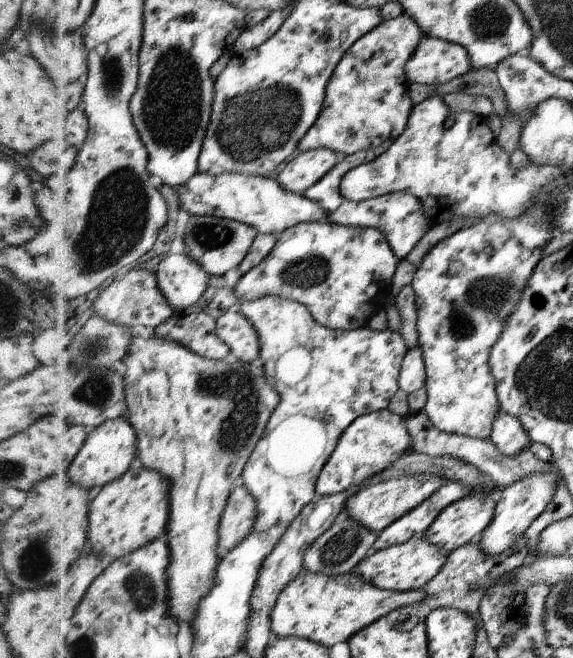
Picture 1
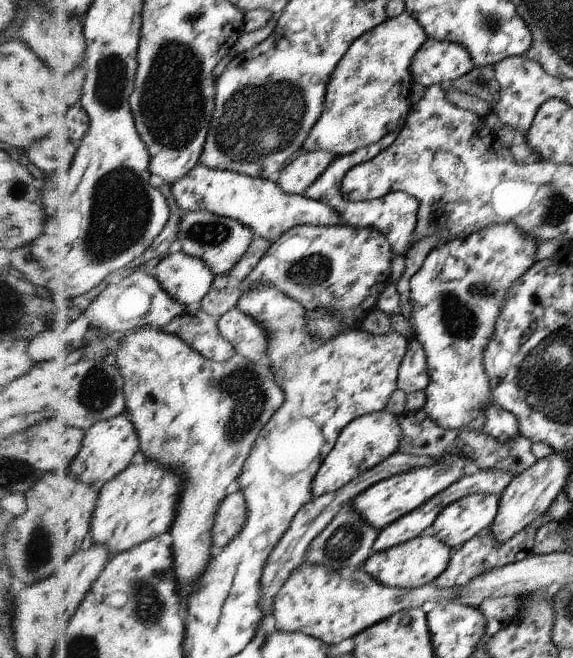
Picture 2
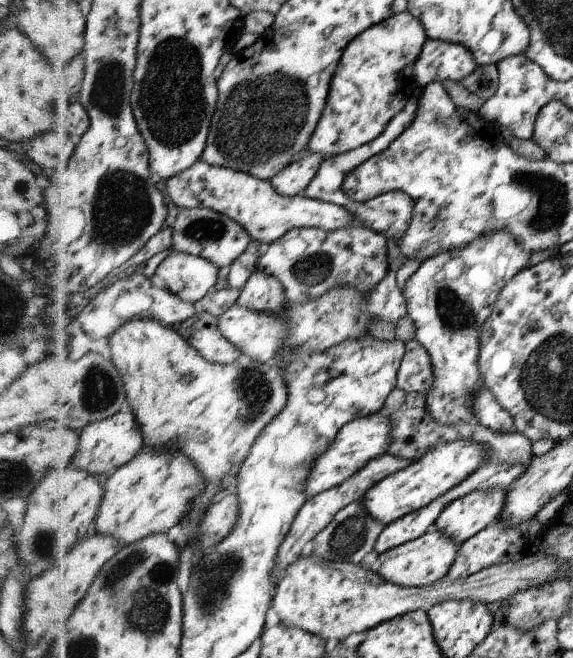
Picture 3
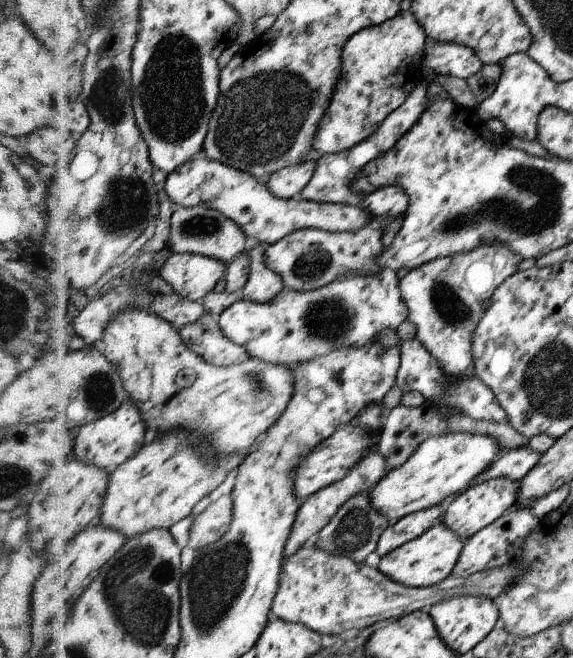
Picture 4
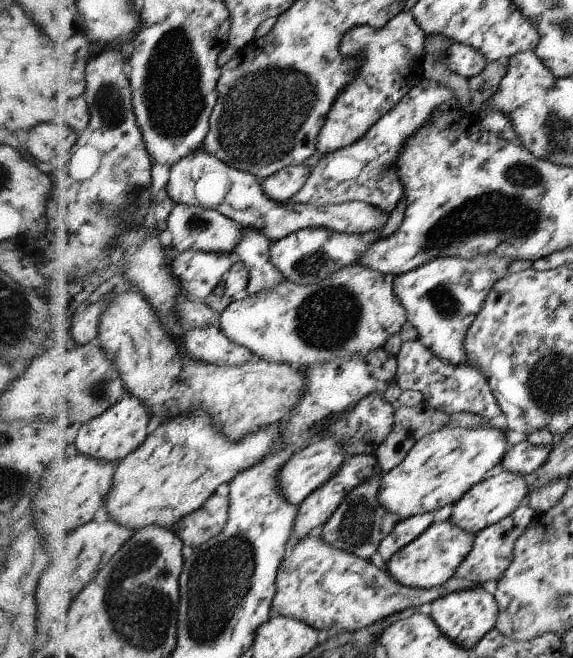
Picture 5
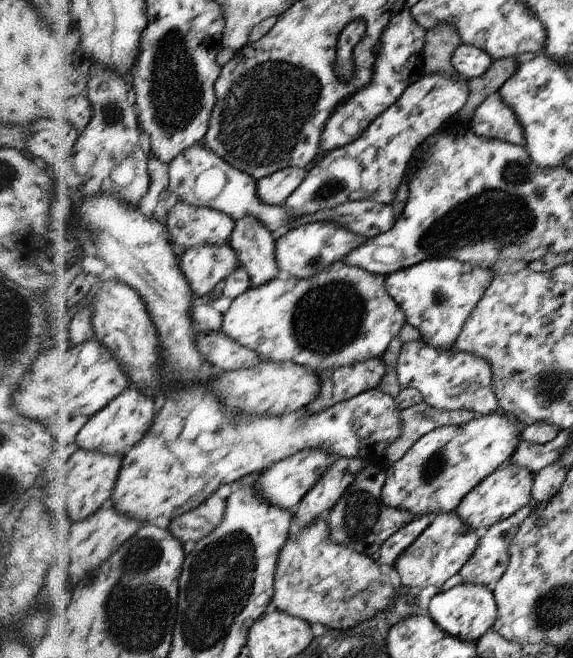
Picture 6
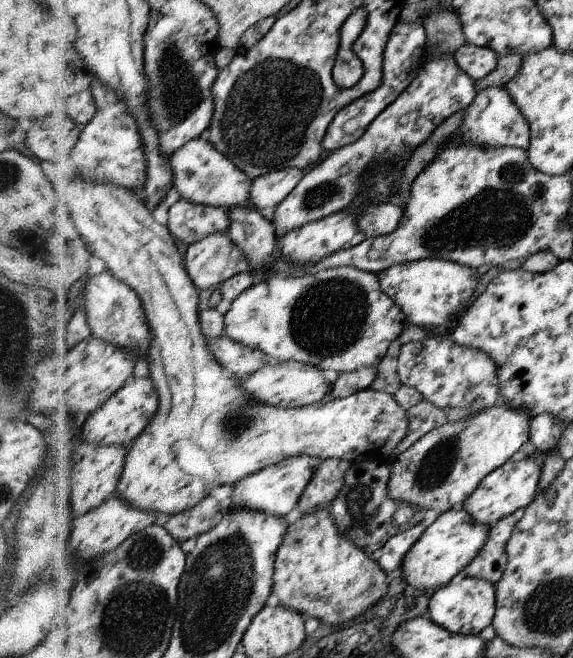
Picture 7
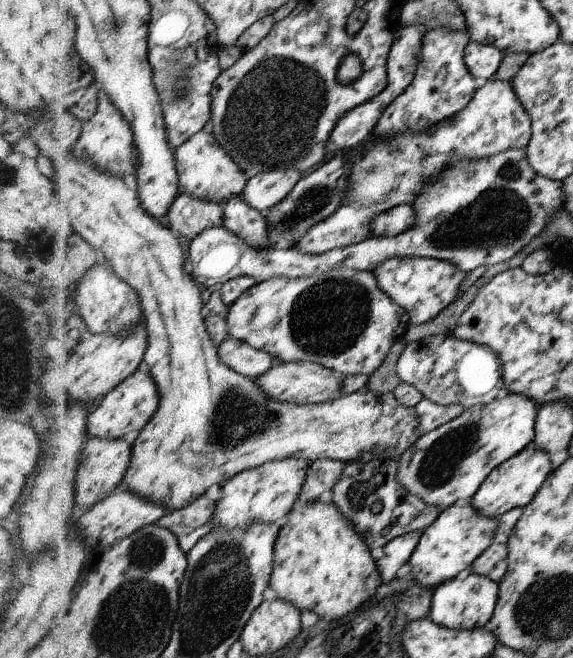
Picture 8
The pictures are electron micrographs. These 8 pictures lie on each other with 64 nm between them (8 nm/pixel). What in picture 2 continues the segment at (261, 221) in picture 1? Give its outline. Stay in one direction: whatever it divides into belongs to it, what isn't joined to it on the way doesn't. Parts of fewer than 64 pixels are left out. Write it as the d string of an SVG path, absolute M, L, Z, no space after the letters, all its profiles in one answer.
M204 164L196 166L171 188L182 211L210 210L219 216L242 222L252 228L257 238L268 238L273 243L277 243L296 226L338 226L342 222L340 212L330 204L307 198L306 194L288 194L278 181L252 177L234 170L215 170Z

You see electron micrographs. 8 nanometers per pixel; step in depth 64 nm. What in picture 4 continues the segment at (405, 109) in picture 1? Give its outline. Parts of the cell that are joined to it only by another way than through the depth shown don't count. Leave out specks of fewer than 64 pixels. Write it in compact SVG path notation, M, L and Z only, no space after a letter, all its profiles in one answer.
M400 11L395 17L382 24L359 30L348 42L348 50L344 50L342 60L343 73L335 84L335 92L331 96L331 104L323 114L322 124L315 134L313 150L318 156L324 153L342 153L352 149L368 137L374 135L388 116L404 104L408 96L423 81L421 62L428 42L427 33L418 19L408 11Z

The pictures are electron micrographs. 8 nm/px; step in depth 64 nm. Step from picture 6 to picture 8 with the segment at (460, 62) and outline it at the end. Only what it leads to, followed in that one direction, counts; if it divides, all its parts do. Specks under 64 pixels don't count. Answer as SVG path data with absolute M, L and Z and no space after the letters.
M470 41L466 46L464 60L472 76L488 80L500 68L504 52L494 45L481 45Z

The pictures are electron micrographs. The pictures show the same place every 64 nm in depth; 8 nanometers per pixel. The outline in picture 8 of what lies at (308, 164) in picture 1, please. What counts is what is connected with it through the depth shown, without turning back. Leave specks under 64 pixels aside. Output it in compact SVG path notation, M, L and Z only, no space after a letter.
M278 169L260 173L250 180L244 198L261 213L268 213L278 206L299 185L304 176L298 169Z

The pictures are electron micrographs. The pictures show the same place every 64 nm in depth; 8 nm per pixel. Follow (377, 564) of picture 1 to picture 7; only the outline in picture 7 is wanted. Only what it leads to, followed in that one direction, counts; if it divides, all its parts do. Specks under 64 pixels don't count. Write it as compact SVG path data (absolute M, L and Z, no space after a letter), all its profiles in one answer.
M462 506L440 513L440 515L424 529L422 536L410 552L403 558L402 578L414 588L443 587L463 574L467 564L475 560L475 556L486 545L489 528L476 522Z

